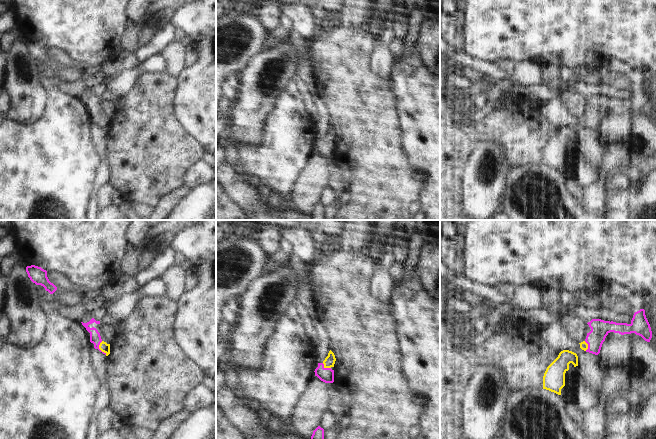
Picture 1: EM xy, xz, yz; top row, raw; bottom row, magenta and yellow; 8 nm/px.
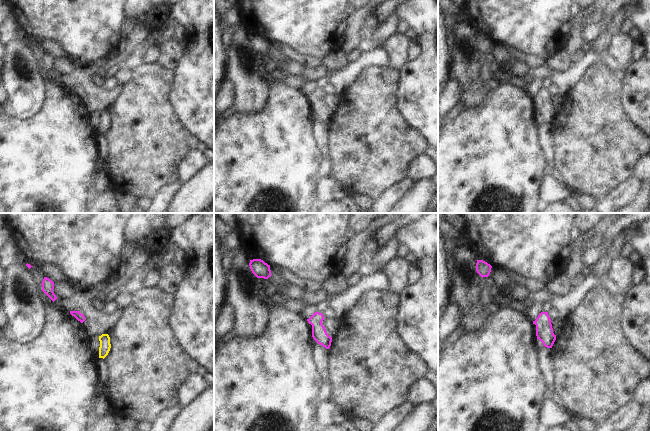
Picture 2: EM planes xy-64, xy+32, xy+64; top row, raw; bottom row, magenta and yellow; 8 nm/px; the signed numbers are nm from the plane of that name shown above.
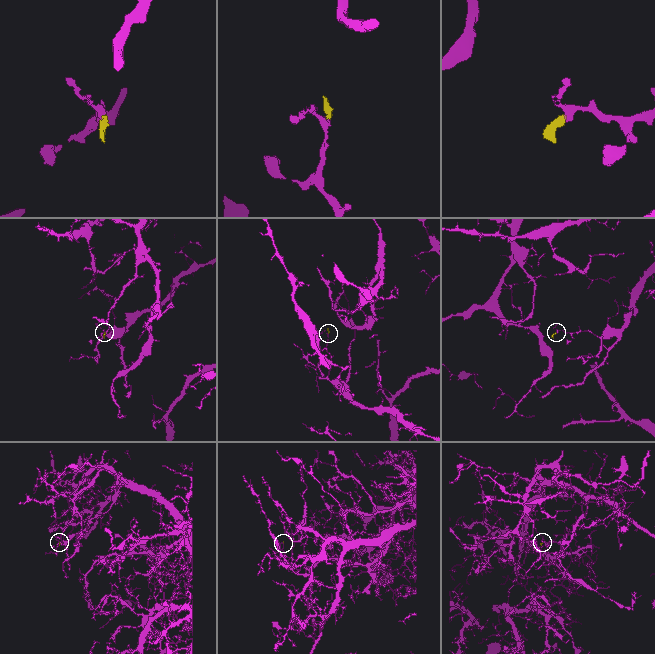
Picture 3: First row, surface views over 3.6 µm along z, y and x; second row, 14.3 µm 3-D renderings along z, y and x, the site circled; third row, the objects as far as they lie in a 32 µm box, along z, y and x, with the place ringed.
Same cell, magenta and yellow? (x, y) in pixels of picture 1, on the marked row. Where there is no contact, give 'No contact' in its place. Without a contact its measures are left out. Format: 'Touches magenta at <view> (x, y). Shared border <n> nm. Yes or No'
Touches magenta at xy (98, 348). Shared border 120 nm. Yes

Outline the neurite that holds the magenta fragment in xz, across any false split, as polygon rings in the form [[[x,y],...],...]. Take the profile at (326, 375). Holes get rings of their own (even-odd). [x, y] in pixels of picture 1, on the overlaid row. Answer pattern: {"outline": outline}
{"outline": [[[330,350],[328,356],[322,363],[318,363],[318,367],[315,369],[315,376],[317,376],[321,381],[325,383],[334,382],[334,370],[331,368],[334,367],[336,358],[334,353]]]}

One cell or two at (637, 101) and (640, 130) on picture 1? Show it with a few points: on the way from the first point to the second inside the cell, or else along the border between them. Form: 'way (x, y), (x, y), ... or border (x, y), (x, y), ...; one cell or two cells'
border (630, 109), (639, 111), (645, 117); two cells

